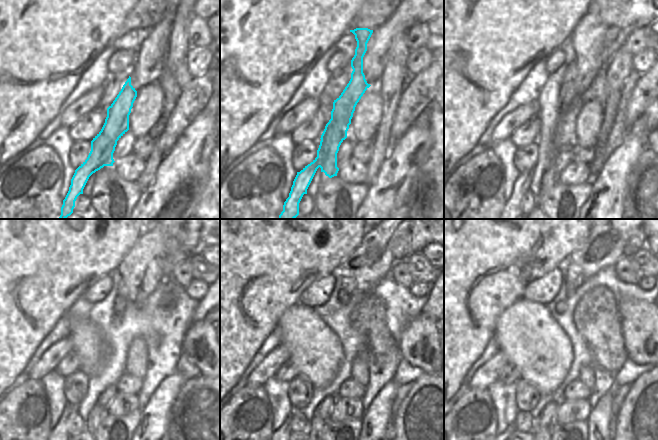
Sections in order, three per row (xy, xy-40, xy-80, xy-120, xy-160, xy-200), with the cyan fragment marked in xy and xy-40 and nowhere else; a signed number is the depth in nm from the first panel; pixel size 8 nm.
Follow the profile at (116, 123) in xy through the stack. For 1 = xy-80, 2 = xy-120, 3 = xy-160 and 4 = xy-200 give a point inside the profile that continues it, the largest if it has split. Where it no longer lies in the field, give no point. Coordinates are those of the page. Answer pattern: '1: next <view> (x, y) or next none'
1: next xy-80 (588, 37)
2: next xy-120 (141, 269)
3: next xy-160 (371, 261)
4: next xy-200 (604, 246)

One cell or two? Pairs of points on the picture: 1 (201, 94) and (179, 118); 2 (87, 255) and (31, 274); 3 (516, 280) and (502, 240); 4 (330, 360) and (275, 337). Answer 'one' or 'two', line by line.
1: one
2: one
3: one
4: two

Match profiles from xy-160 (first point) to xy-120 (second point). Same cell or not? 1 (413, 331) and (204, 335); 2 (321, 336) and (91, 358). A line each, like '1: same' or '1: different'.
1: same
2: same

